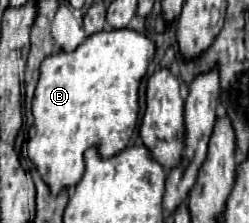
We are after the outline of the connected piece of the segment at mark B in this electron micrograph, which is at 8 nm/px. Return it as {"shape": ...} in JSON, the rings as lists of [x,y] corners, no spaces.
{"shape":[[[121,28],[121,30],[97,32],[89,36],[73,52],[59,52],[45,58],[45,62],[41,64],[41,76],[35,88],[33,108],[31,108],[35,136],[23,144],[23,150],[27,150],[29,160],[35,164],[37,172],[41,174],[43,182],[49,186],[51,194],[57,196],[61,190],[71,188],[81,180],[85,170],[83,152],[87,148],[95,146],[101,158],[111,158],[127,148],[139,112],[139,104],[137,104],[139,82],[145,76],[153,54],[155,54],[155,44],[151,40],[147,40],[143,34],[135,30]]]}

